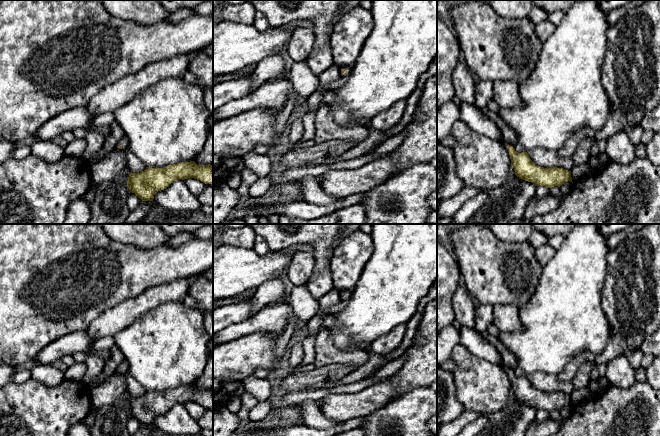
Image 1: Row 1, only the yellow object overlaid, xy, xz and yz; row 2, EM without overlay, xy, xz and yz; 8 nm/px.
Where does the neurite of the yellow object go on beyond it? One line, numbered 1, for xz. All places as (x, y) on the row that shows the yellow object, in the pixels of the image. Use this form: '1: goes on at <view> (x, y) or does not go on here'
1: goes on at xz (348, 69)

